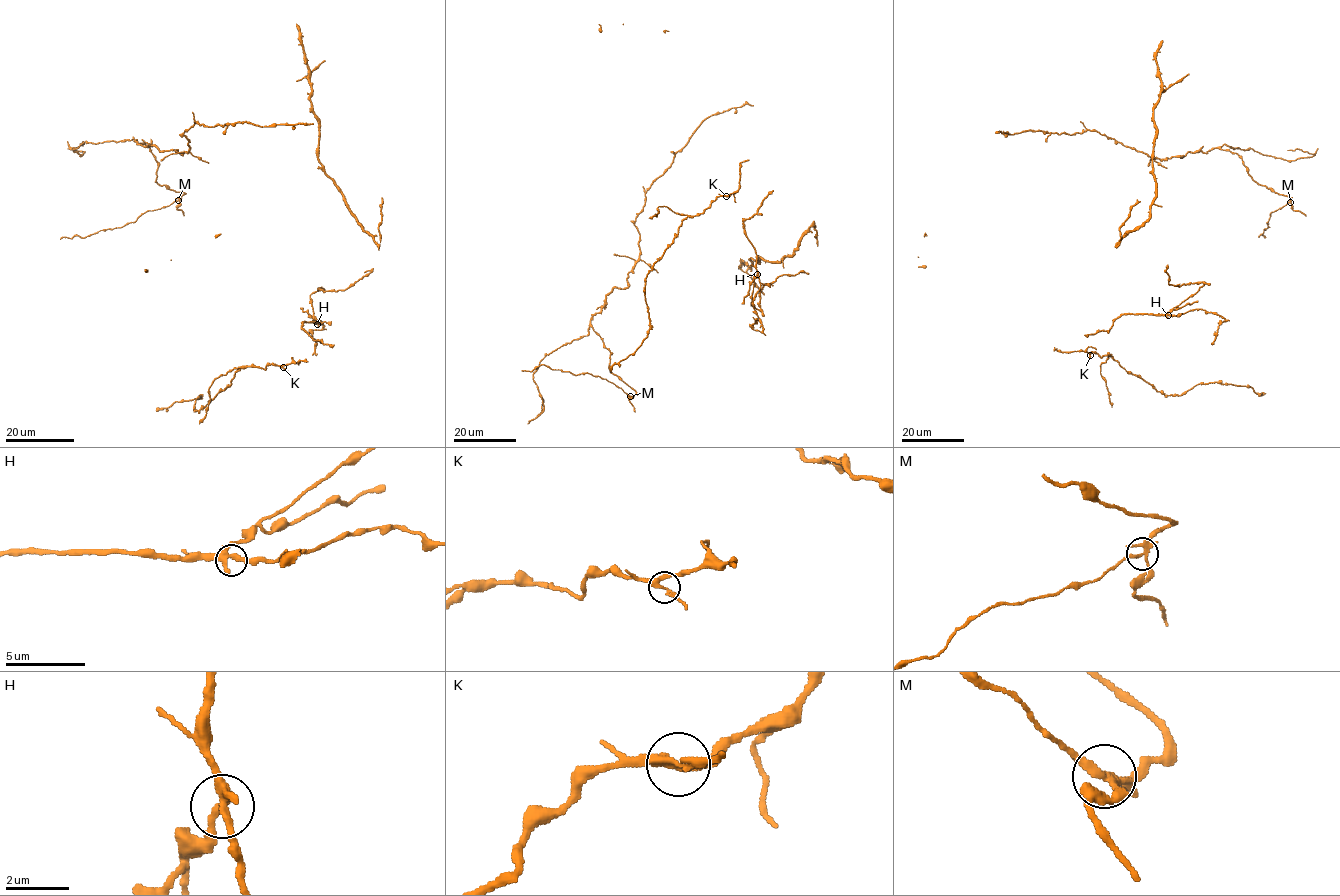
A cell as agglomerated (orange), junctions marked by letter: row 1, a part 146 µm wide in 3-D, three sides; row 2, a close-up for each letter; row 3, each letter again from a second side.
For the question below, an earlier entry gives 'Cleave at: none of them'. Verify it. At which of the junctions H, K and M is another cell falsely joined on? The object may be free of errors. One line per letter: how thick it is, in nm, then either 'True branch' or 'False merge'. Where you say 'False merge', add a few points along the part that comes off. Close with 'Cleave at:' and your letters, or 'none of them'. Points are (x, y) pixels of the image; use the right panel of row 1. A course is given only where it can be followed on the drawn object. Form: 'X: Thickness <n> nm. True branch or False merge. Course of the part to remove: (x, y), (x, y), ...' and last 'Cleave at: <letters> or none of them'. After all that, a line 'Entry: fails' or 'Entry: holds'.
H: Thickness 280 nm. True branch
K: Thickness 240 nm. True branch
M: Thickness 220 nm. False merge. Course of the part to remove: (1290, 202), (1272, 212), (1267, 223), (1269, 226), (1259, 237), (1261, 234), (1264, 237)
Cleave at: M
Entry: fails

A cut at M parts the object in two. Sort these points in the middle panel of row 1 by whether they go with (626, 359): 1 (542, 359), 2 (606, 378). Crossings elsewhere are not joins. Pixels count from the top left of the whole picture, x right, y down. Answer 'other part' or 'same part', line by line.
1: same part
2: other part

